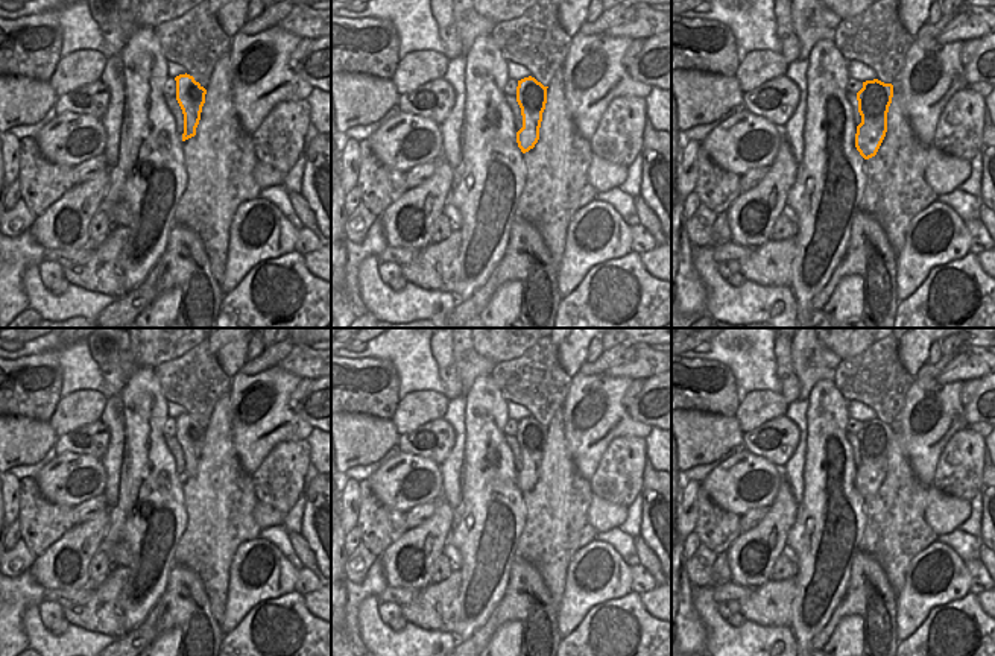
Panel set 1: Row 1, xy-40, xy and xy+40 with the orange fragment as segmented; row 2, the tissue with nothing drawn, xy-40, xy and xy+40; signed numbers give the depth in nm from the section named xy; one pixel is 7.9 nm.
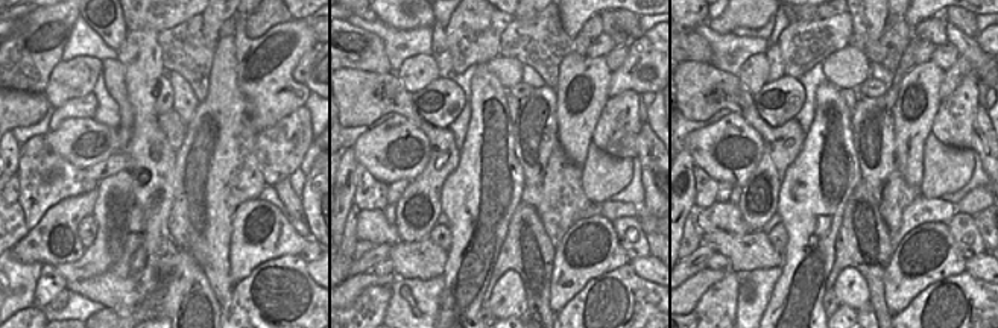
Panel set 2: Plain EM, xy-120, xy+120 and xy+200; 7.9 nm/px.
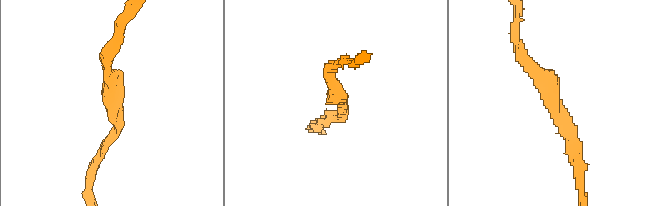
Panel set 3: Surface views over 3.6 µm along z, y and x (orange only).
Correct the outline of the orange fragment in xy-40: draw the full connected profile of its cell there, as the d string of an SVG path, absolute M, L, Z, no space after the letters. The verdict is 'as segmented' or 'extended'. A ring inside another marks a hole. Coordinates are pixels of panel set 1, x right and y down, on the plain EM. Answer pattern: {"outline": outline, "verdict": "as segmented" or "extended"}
{"outline": "M179 415L176 421L176 440L184 454L182 481L196 475L201 460L202 446L205 443L207 430L190 415Z", "verdict": "as segmented"}

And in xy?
{"outline": "M532 416L518 421L516 442L521 448L523 468L516 472L516 483L523 494L533 489L539 480L547 428Z", "verdict": "as segmented"}

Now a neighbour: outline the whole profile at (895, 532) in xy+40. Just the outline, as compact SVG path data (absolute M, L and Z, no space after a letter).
M898 422L887 453L887 472L875 497L864 500L867 522L858 551L872 556L899 594L914 556L937 541L924 519L928 487L918 481L904 451Z

